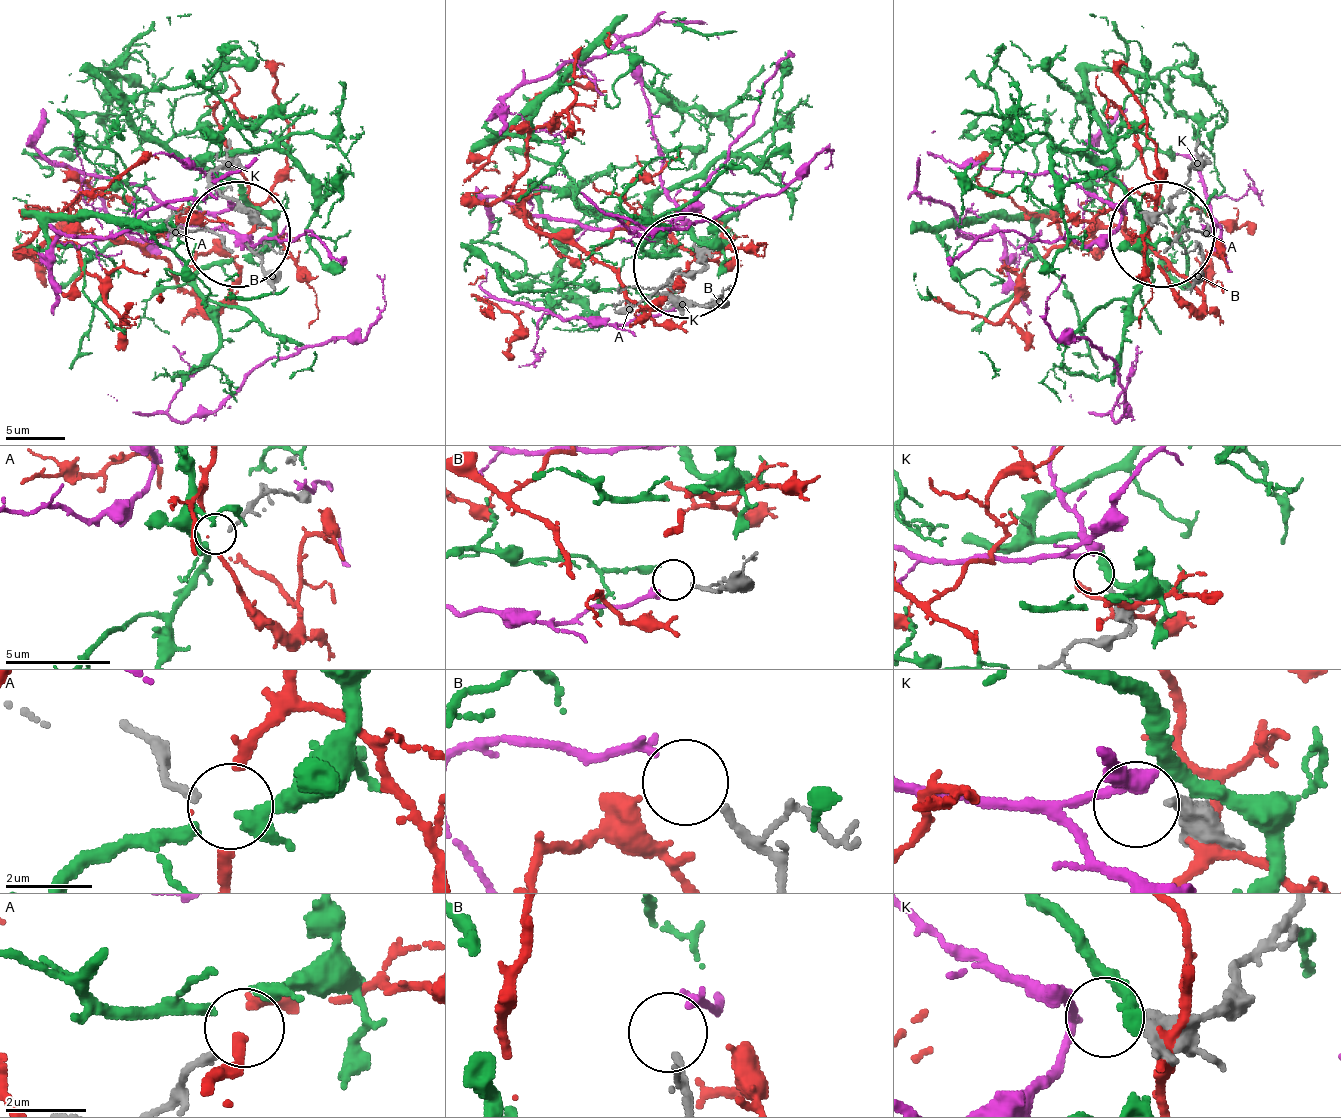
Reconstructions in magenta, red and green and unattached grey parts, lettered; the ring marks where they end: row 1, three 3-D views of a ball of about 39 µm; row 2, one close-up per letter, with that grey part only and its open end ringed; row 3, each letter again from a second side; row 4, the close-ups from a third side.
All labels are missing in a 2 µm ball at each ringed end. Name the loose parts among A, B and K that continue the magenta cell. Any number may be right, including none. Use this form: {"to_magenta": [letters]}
{"to_magenta": ["B"]}

